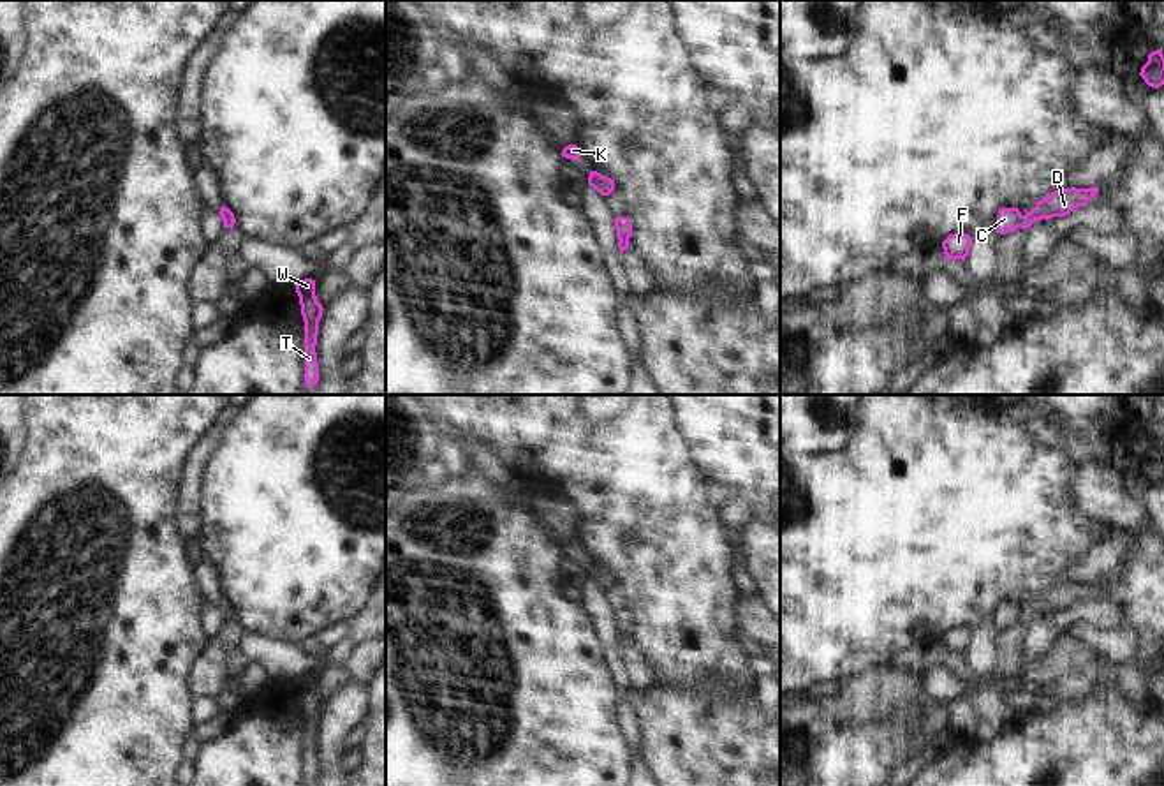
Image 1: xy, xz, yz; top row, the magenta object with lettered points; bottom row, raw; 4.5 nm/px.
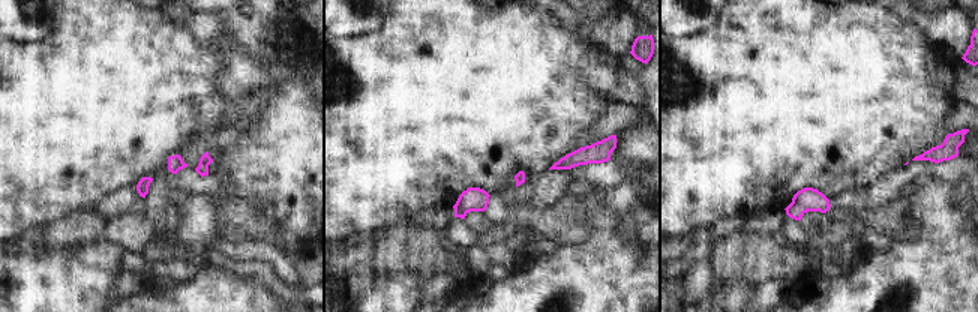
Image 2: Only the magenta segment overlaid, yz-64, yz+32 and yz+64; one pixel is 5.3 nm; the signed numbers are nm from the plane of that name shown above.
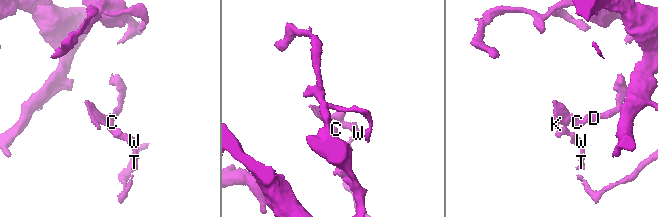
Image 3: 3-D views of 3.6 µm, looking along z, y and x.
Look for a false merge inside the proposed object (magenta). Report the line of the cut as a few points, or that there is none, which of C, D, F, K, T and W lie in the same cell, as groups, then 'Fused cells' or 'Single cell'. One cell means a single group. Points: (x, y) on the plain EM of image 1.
Split along yz (1022, 610), (1018, 621). Groups: C F K T W / D. Fused cells

